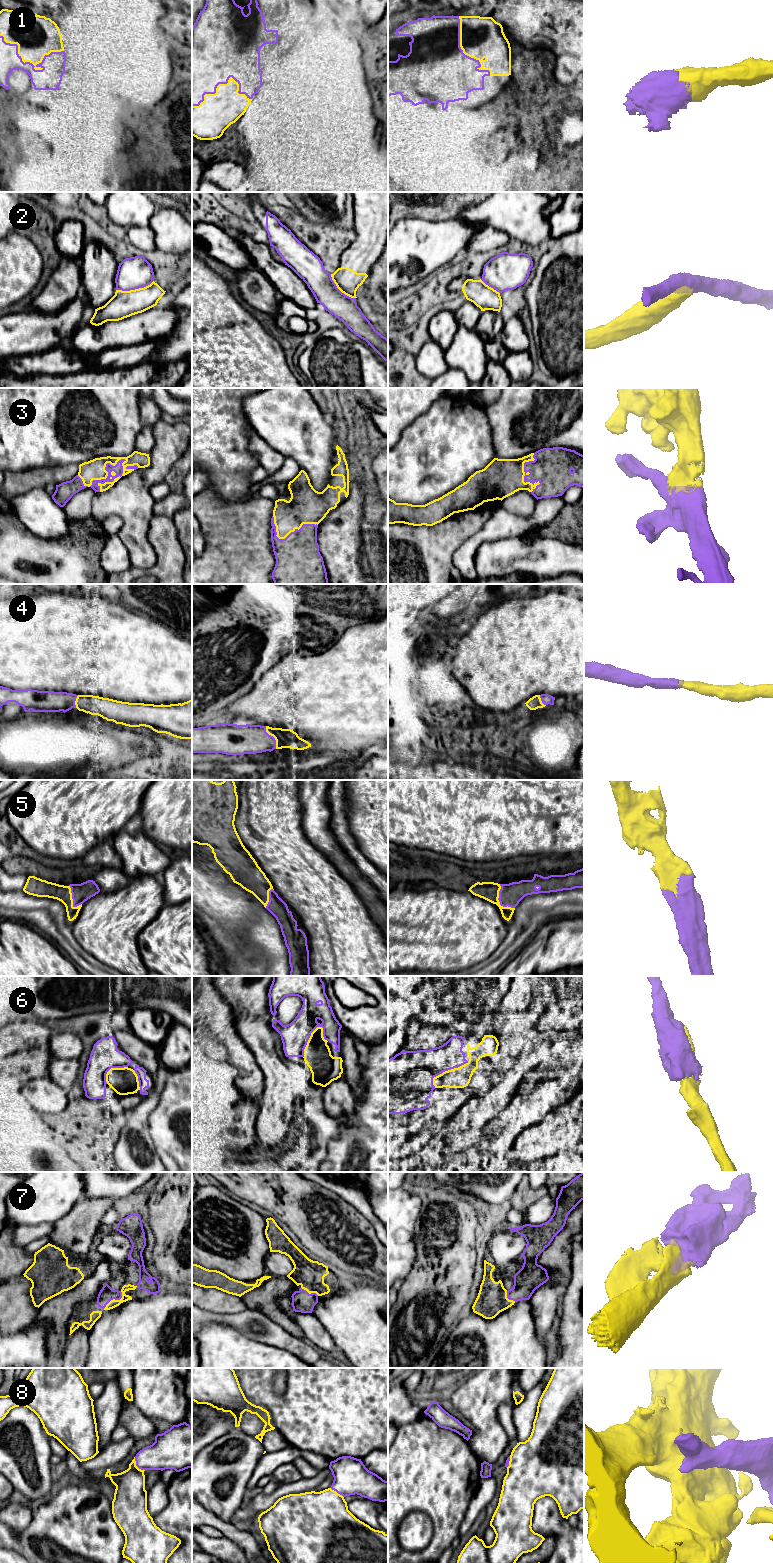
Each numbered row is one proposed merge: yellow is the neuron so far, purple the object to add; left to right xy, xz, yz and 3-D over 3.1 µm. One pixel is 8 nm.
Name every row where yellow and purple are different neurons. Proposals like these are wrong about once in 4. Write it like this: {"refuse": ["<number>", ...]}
{"refuse": []}

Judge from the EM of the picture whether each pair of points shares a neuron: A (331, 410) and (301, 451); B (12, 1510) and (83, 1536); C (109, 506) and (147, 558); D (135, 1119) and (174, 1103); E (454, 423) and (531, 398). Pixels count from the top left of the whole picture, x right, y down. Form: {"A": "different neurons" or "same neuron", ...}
{"A": "different neurons", "B": "different neurons", "C": "same neuron", "D": "different neurons", "E": "different neurons"}

